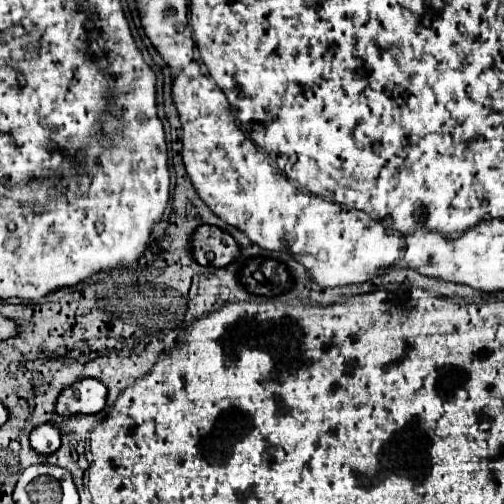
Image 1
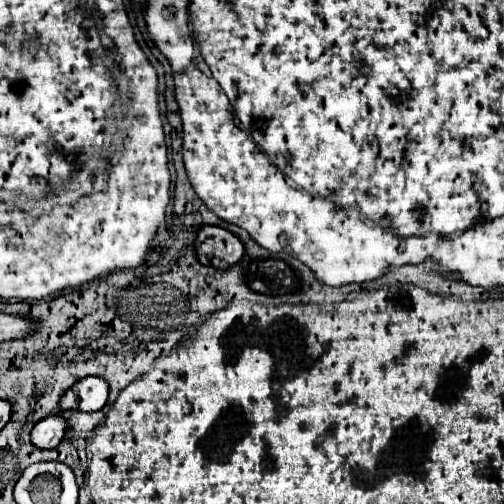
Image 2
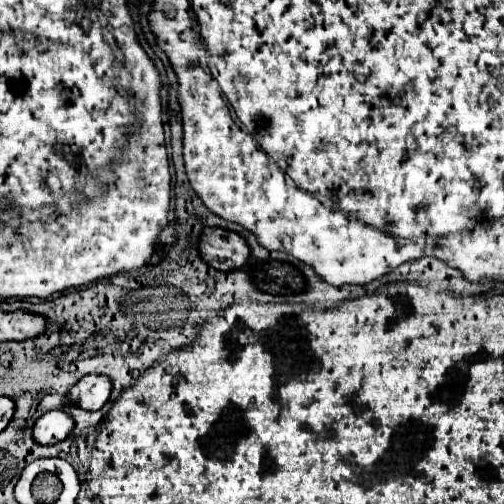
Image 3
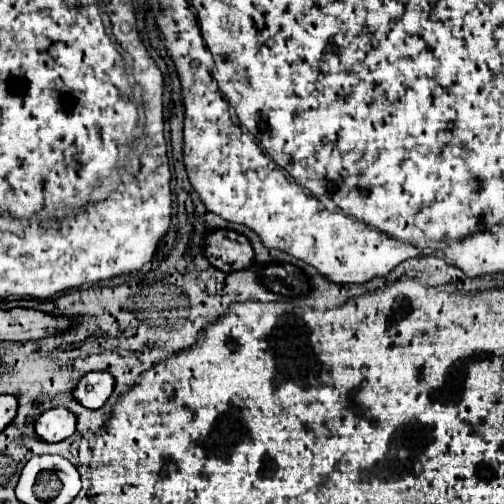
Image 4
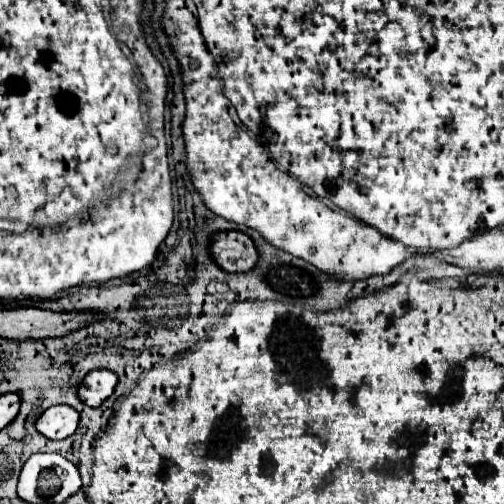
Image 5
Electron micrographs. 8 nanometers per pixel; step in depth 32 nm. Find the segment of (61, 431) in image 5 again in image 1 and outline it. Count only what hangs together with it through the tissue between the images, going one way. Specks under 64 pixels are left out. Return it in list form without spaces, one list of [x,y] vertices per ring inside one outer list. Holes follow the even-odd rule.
[[[42,424],[30,434],[30,448],[40,456],[50,456],[60,448],[60,432],[52,424]]]

